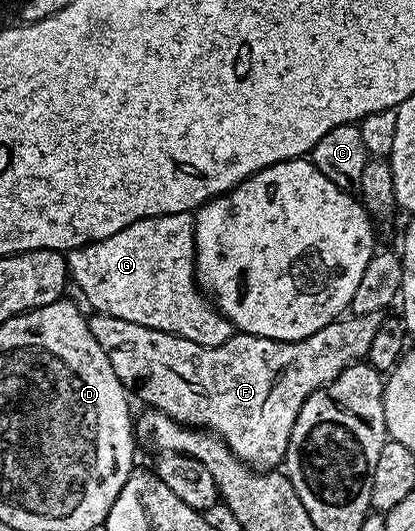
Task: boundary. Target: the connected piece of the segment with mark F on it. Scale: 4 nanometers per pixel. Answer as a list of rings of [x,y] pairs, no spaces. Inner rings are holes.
[[[374,311],[340,317],[301,341],[282,343],[276,339],[233,333],[216,347],[197,345],[197,341],[115,319],[111,315],[92,314],[87,324],[93,337],[97,337],[97,345],[105,349],[113,373],[117,373],[132,396],[140,395],[148,408],[165,413],[174,423],[214,431],[225,441],[228,449],[252,469],[275,469],[287,458],[289,437],[297,413],[301,413],[301,405],[305,405],[313,392],[337,378],[349,365],[366,360],[369,345],[373,345],[373,337],[377,337],[384,322],[384,312]]]

